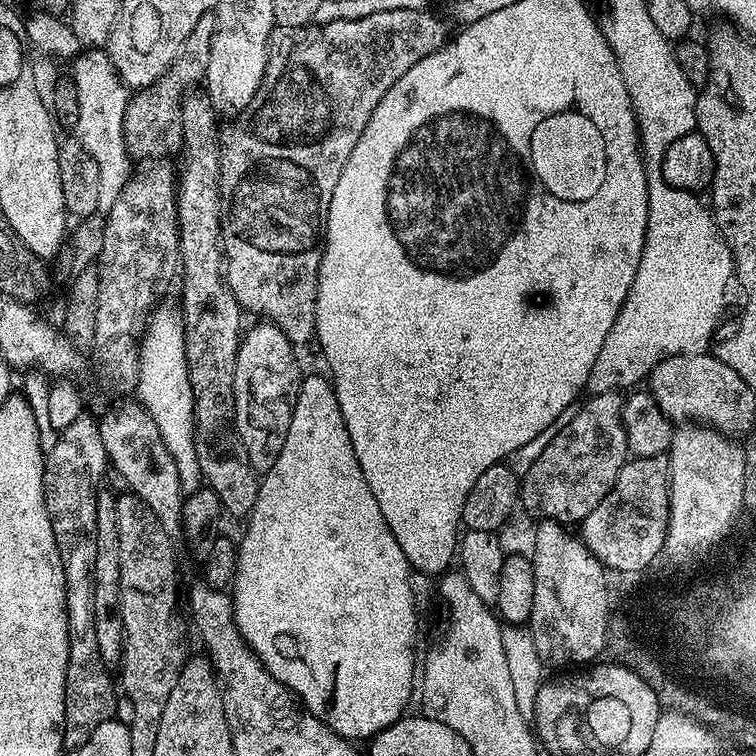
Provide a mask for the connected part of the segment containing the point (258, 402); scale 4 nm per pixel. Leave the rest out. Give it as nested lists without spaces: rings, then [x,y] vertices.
[[[259,322],[243,333],[234,366],[234,402],[236,433],[250,458],[250,466],[258,474],[269,472],[282,454],[286,430],[290,430],[292,405],[300,389],[302,371],[296,361],[297,349],[278,326]]]

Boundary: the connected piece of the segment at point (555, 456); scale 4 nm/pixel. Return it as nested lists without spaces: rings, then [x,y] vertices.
[[[619,391],[588,396],[585,404],[575,409],[574,418],[546,446],[546,450],[535,459],[534,464],[520,482],[520,504],[536,518],[555,520],[565,526],[575,525],[606,498],[606,494],[614,486],[622,466],[629,459],[628,439],[624,429],[624,400]]]

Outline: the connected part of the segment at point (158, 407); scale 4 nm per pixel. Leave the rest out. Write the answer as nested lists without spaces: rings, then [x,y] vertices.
[[[179,307],[159,308],[151,313],[138,344],[140,369],[136,379],[135,395],[139,403],[143,404],[144,409],[154,418],[166,442],[166,450],[170,450],[178,466],[181,489],[185,493],[190,493],[201,487],[202,477],[196,457],[196,419],[192,383],[186,366],[184,318]]]

